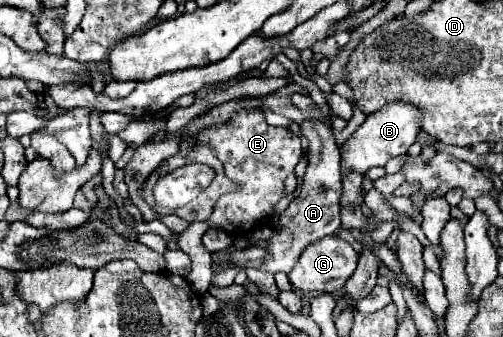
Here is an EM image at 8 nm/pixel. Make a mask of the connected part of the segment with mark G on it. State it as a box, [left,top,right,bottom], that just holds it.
[288,234,358,292]

